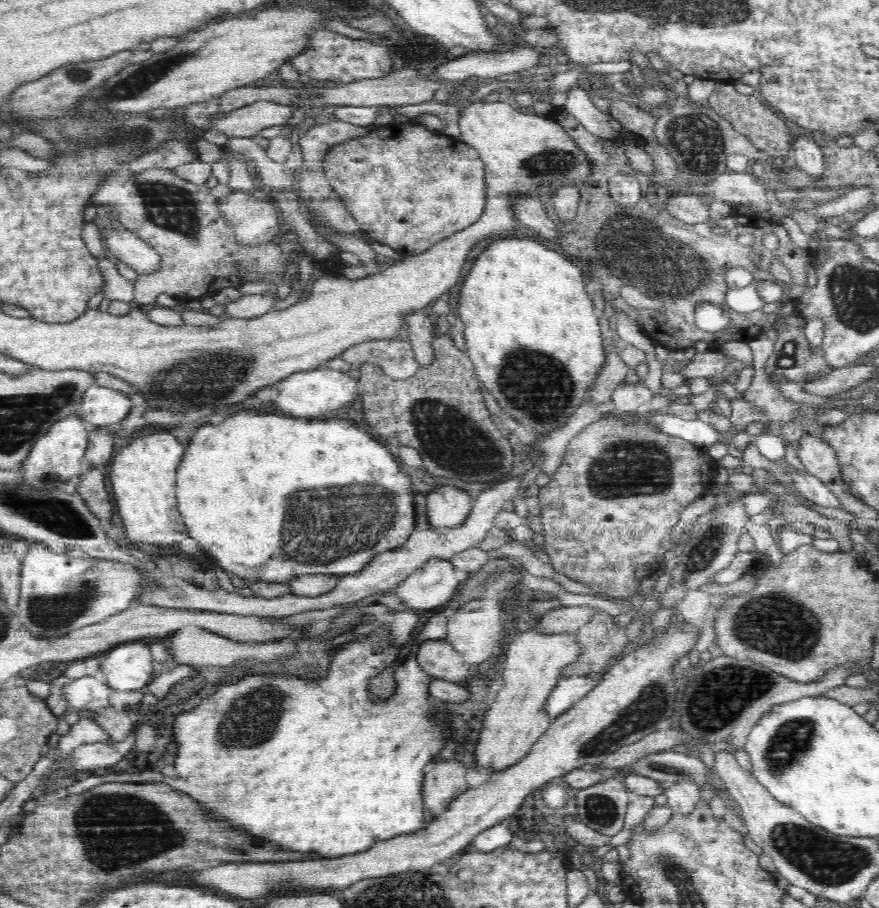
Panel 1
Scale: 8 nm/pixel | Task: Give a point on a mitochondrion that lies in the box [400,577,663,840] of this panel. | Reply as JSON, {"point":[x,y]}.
{"point":[602,812]}

